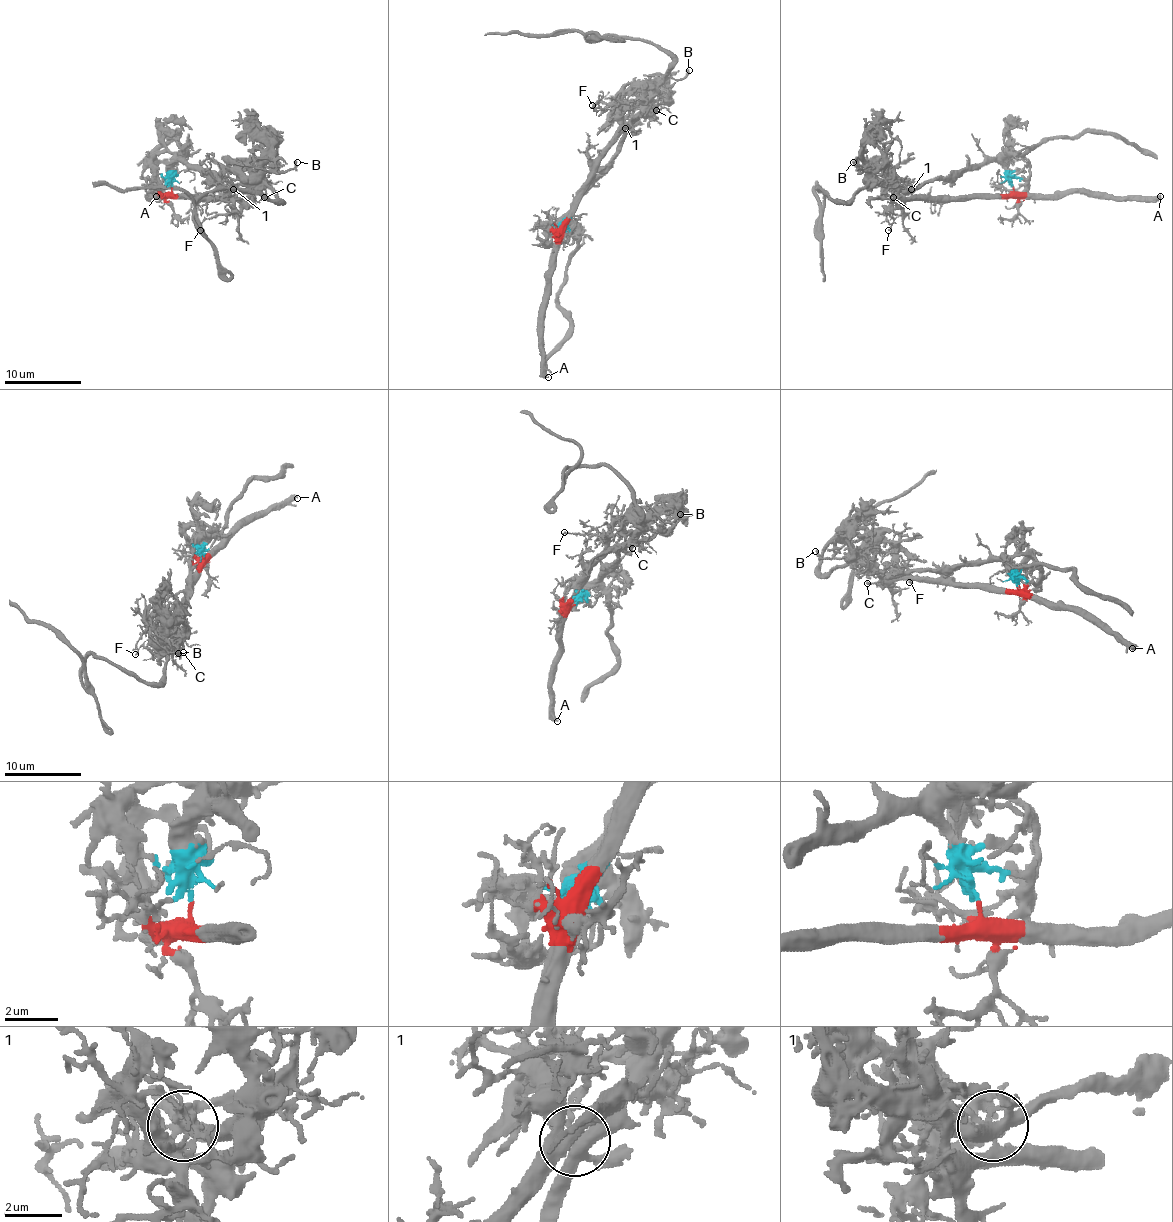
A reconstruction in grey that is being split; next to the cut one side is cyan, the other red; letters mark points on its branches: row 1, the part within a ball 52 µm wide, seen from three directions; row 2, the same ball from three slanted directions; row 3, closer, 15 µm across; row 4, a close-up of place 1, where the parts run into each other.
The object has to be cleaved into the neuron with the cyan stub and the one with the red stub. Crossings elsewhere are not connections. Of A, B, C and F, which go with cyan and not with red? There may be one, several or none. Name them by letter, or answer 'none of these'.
B

